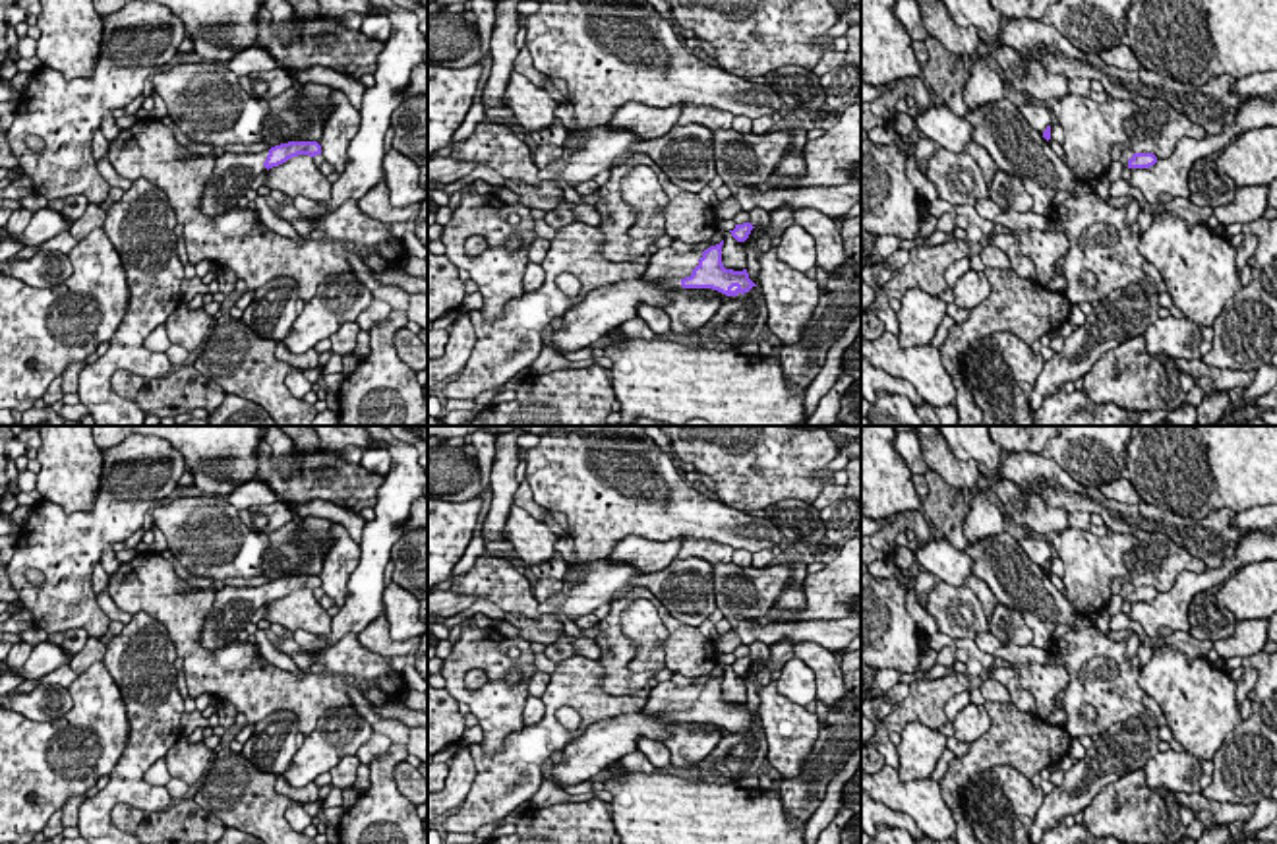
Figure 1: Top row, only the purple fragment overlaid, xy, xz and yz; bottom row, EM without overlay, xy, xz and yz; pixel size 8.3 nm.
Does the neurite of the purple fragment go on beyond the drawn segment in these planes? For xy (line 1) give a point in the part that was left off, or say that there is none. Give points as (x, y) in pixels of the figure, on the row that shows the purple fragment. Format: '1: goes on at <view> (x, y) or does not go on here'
1: goes on at xy (233, 173)

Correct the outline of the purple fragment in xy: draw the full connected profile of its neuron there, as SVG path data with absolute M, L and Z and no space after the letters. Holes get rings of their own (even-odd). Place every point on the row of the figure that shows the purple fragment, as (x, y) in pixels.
M288 141L271 147L267 153L223 153L215 157L215 166L205 182L199 211L215 219L238 207L250 184L267 168L279 166L298 155L321 155L317 141Z

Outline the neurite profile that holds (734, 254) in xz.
M724 232L722 246L722 263L726 269L743 271L747 269L747 244L751 242L751 234L745 242L737 242L731 232Z

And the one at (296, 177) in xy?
M298 155L267 170L263 186L279 190L288 197L304 196L317 203L331 199L331 182L317 168L313 157Z

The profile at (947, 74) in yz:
M927 37L925 45L929 62L921 68L921 77L956 116L965 116L964 87L967 81L967 60L948 52L935 37Z

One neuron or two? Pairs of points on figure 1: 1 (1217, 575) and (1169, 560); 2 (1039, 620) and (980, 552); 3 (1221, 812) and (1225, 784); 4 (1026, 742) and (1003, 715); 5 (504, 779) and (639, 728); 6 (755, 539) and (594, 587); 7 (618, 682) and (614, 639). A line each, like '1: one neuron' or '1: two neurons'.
1: two neurons
2: one neuron
3: two neurons
4: one neuron
5: two neurons
6: two neurons
7: one neuron

